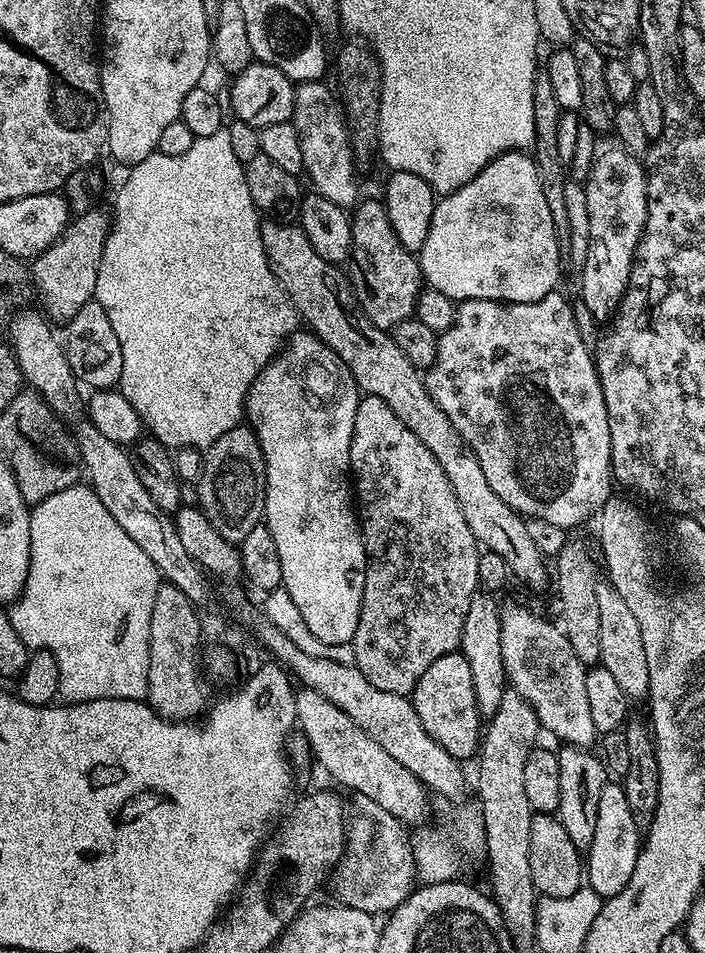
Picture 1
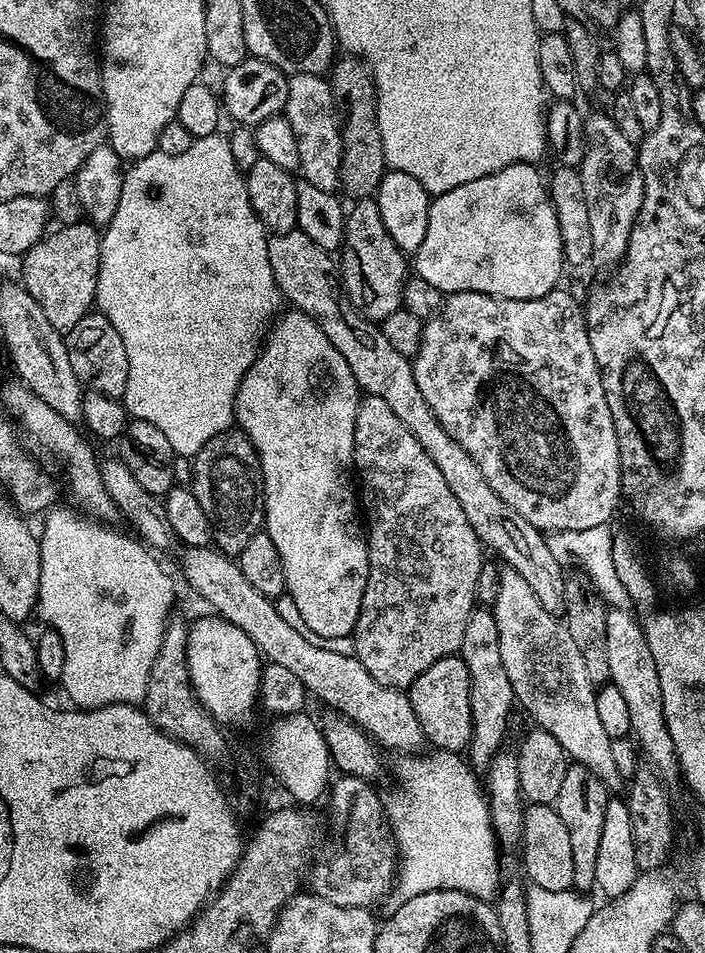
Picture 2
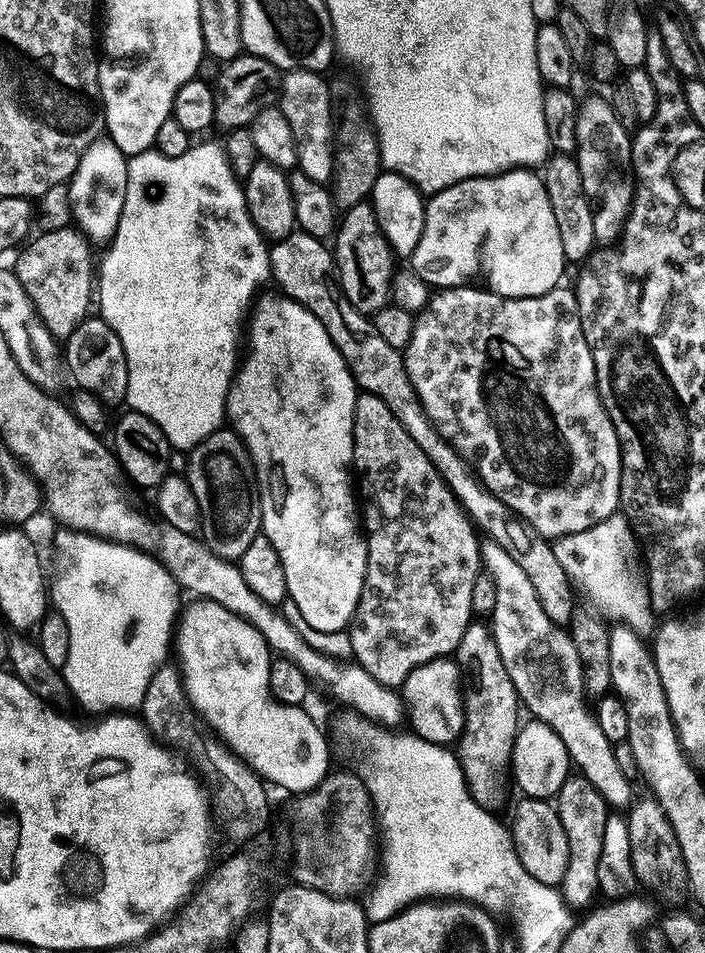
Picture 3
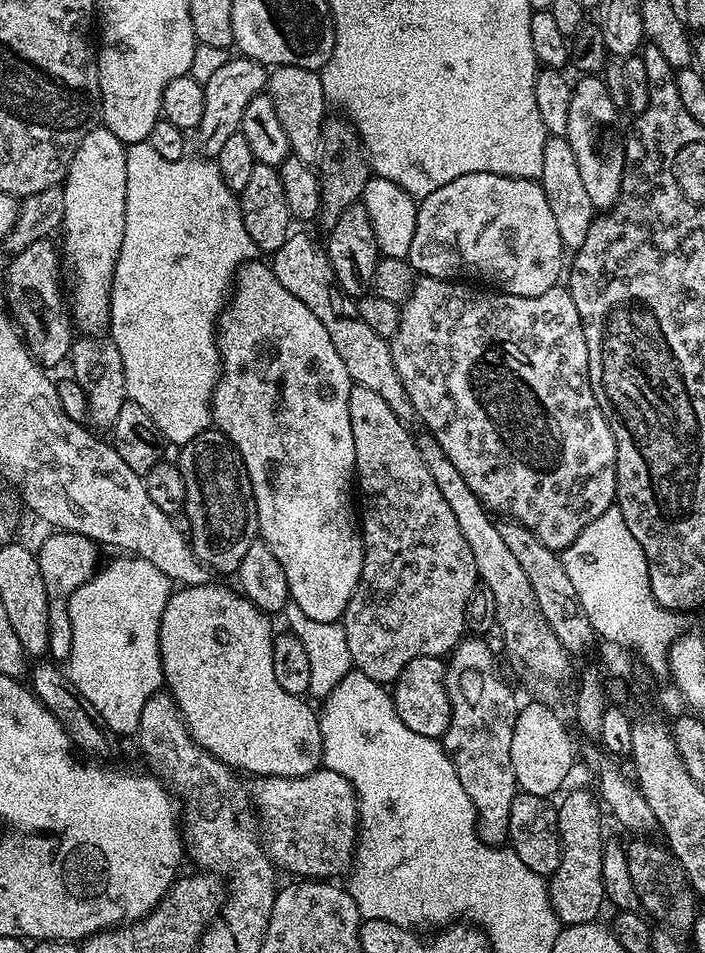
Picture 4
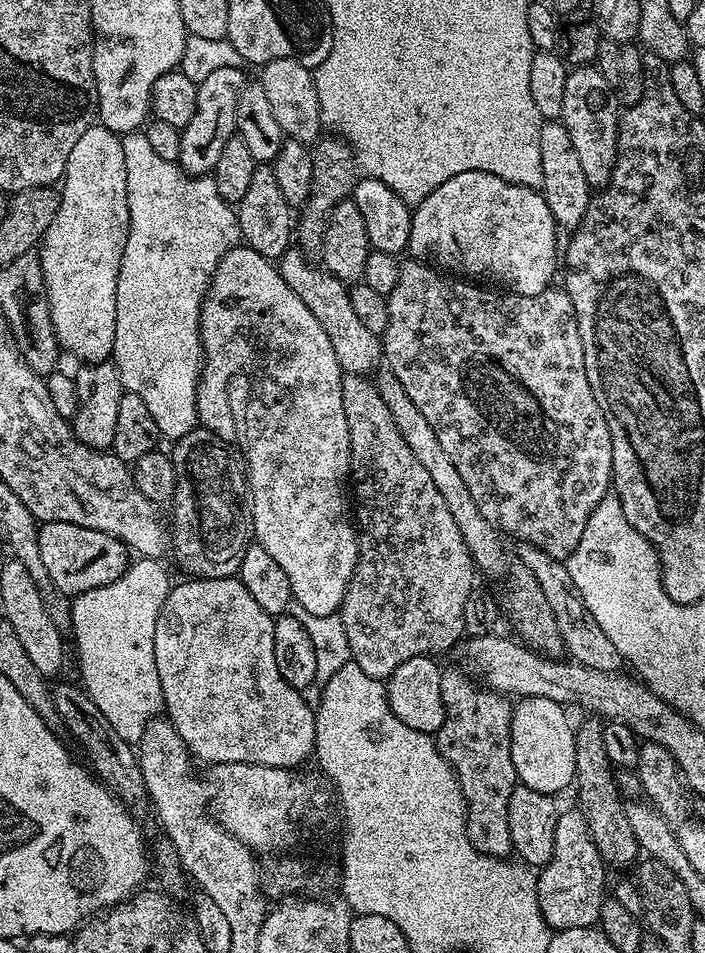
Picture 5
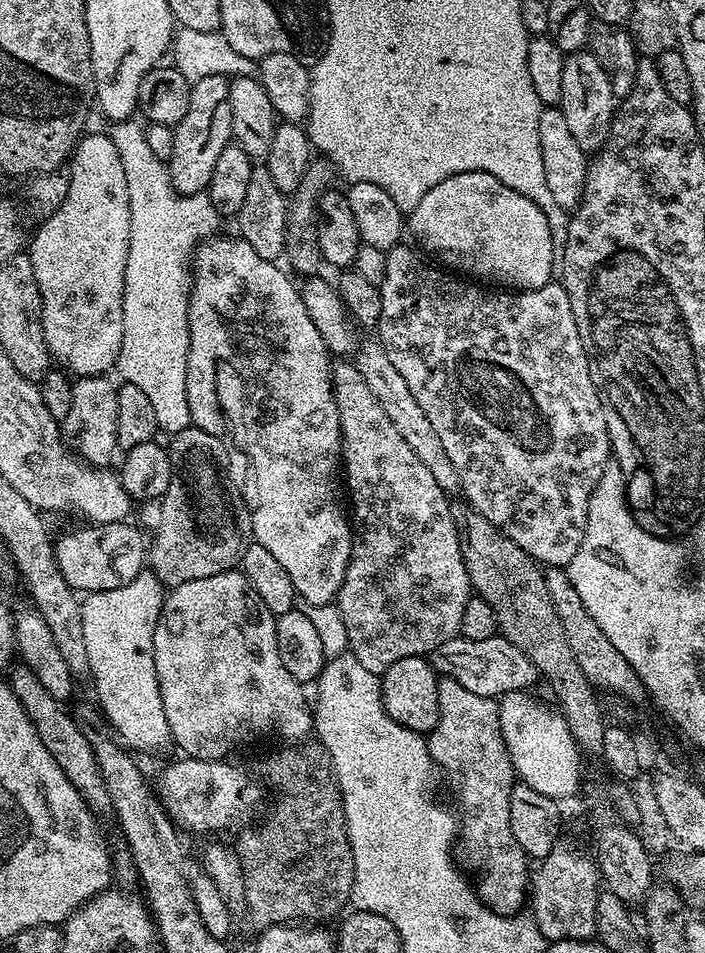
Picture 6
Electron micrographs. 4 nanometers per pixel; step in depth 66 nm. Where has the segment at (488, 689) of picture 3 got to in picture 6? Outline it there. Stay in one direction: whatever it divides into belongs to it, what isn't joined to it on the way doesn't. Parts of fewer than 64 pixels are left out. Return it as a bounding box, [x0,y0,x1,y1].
[427,678,530,916]

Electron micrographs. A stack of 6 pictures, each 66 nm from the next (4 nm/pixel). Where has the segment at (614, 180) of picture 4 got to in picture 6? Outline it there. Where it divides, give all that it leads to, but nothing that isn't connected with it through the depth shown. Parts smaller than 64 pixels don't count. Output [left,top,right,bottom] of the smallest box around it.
[558,50,618,154]

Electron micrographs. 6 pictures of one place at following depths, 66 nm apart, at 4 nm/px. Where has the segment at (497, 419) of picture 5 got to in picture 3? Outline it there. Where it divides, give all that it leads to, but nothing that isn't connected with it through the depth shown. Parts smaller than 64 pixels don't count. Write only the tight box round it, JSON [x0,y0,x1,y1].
[402,286,620,538]

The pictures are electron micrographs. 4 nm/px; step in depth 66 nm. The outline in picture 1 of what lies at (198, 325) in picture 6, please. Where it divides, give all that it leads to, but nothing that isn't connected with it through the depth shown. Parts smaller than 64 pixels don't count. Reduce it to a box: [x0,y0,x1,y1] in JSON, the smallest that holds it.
[246,330,368,644]

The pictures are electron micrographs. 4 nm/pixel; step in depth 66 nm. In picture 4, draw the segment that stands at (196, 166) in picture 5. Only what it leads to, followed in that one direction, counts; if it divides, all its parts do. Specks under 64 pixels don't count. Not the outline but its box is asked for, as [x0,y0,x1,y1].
[198,55,269,158]

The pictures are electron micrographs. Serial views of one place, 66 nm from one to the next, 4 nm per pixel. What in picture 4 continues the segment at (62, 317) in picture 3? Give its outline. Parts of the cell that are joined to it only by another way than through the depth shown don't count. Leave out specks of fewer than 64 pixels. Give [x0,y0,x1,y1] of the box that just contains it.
[4,239,74,370]

